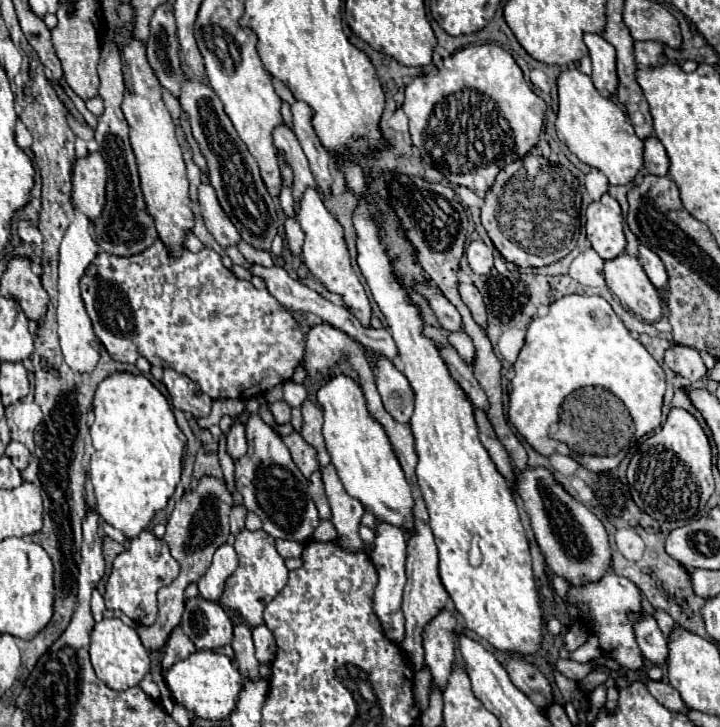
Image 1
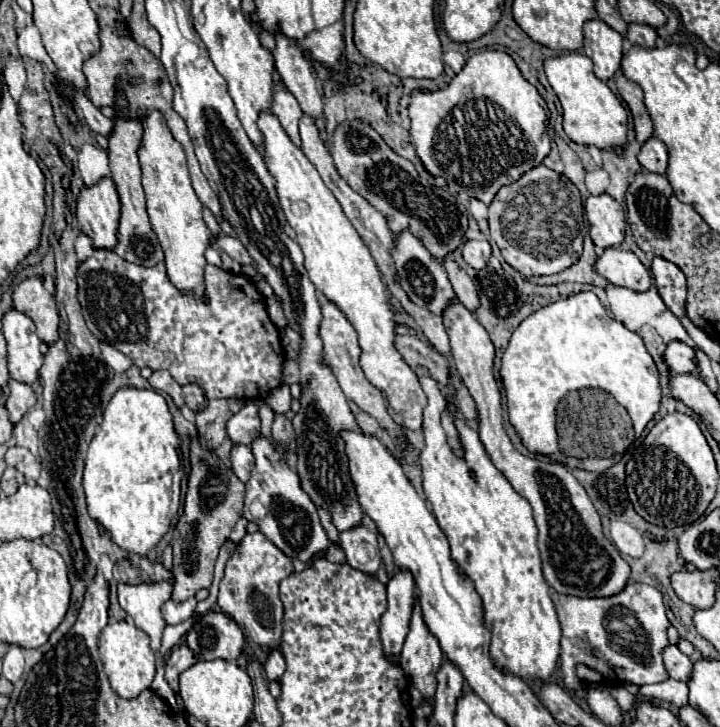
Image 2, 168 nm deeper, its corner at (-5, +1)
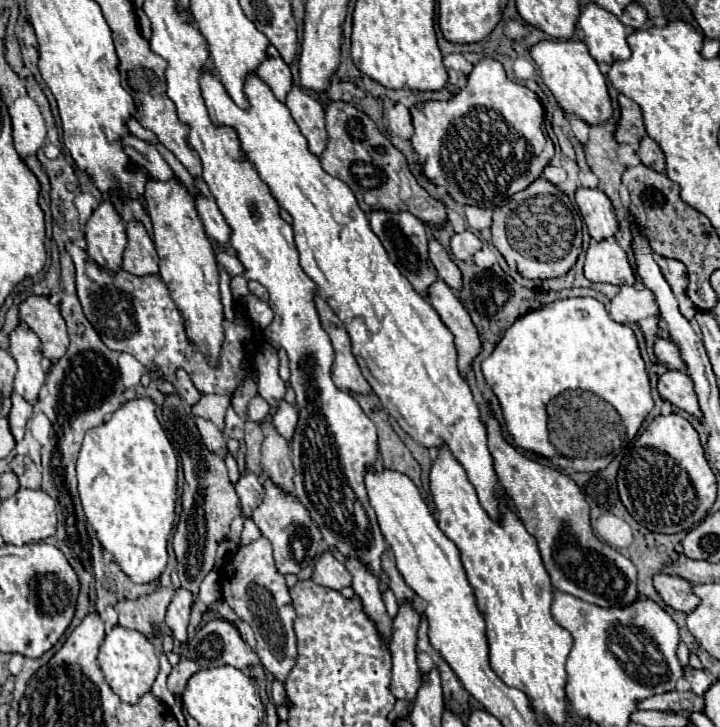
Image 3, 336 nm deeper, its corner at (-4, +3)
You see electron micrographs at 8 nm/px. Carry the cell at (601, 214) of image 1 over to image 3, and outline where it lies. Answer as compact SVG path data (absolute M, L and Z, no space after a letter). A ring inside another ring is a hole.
M578 188L576 190L576 204L580 208L580 214L584 218L584 224L588 228L588 234L594 240L606 240L612 238L618 232L618 218L616 218L616 210L610 202L610 198L606 198L606 194L602 194L600 188Z

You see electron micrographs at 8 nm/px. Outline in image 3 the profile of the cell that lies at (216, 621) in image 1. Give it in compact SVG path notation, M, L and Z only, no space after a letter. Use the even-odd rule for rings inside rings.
M208 620L196 630L196 636L188 640L188 656L198 662L200 668L234 666L246 668L260 664L256 652L242 640L238 628L224 620Z

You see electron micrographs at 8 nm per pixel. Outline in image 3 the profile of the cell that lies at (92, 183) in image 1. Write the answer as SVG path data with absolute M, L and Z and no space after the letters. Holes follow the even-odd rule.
M102 200L86 222L86 252L94 262L108 270L118 270L126 248L126 230L120 214L110 200Z

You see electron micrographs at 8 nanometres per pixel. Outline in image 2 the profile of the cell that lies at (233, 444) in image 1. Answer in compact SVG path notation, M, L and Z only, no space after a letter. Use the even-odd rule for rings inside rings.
M235 446L231 452L231 464L233 464L233 472L235 476L239 476L239 480L243 480L243 484L251 478L251 470L255 466L255 458L249 446Z

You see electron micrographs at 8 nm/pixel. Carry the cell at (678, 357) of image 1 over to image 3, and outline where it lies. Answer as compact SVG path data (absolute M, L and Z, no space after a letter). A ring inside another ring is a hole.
M656 338L654 344L654 352L658 358L658 364L662 364L666 370L686 370L686 364L680 356L680 348L668 340L668 338Z

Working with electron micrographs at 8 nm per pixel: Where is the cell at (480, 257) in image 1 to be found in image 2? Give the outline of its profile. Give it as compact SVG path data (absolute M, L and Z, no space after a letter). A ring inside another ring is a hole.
M467 240L463 246L463 260L475 270L485 268L489 256L491 256L491 246L487 240Z

